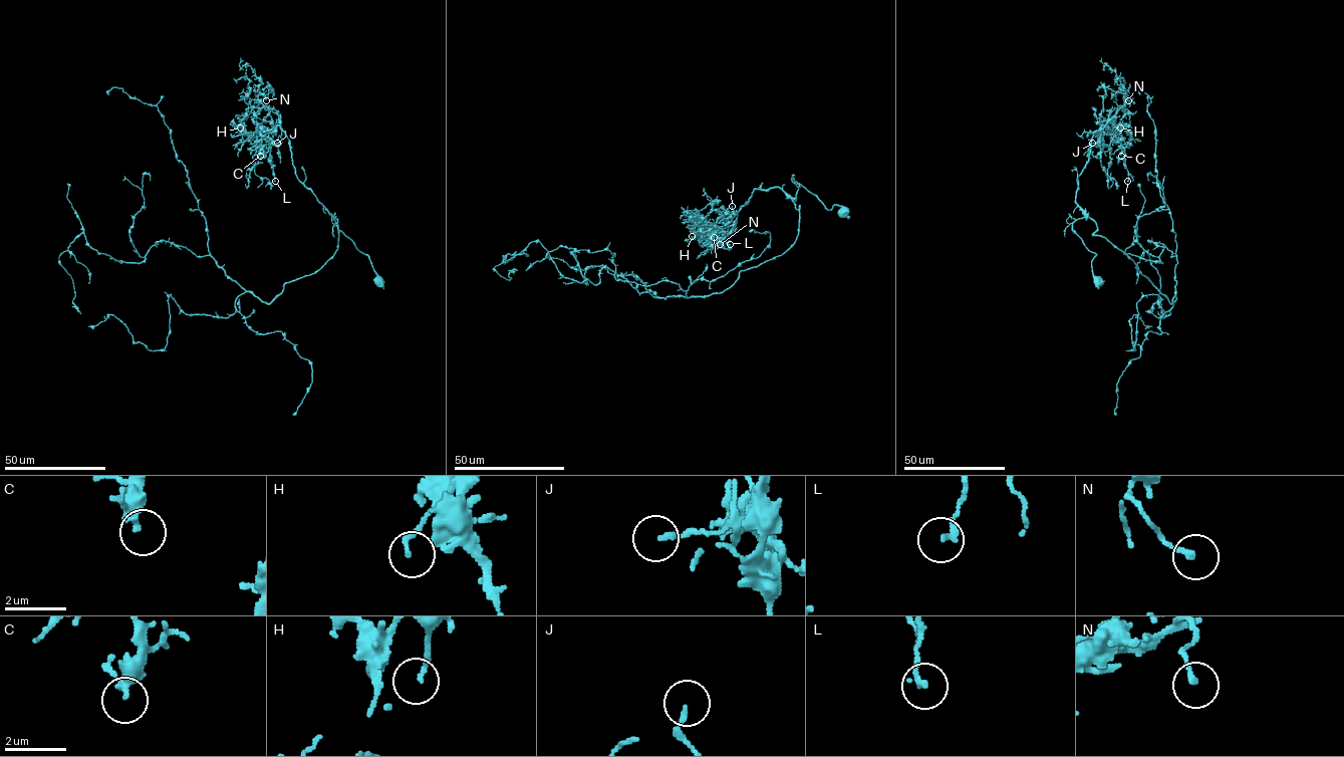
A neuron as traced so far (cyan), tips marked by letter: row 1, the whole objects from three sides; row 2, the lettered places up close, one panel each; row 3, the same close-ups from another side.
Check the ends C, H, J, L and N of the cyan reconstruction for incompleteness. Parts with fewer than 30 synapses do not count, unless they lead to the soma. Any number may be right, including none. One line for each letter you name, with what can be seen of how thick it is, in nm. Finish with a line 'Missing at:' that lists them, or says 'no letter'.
C: Thickness 240 nm
Missing at: C

